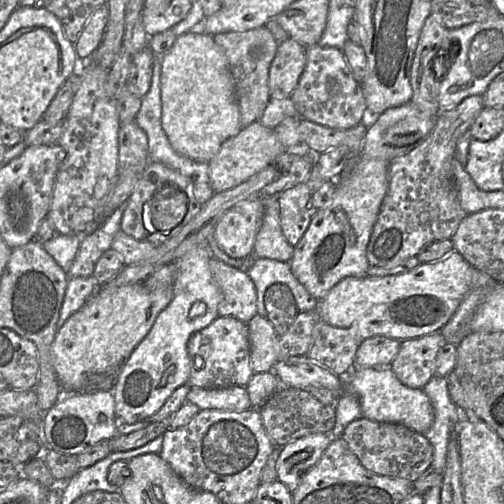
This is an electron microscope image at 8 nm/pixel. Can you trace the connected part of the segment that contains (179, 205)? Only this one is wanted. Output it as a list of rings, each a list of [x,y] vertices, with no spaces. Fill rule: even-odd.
[[[173,184],[158,188],[152,199],[150,219],[156,232],[174,229],[185,217],[188,208],[186,194]]]

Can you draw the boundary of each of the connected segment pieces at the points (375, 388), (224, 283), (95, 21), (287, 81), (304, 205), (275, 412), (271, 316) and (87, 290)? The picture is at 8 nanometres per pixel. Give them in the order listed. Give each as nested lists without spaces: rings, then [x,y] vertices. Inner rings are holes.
[[[390,367],[354,368],[350,373],[350,386],[357,396],[362,418],[400,424],[420,434],[425,434],[433,424],[434,409],[422,389],[412,389],[402,384]]]
[[[215,257],[209,262],[212,277],[221,290],[220,317],[230,316],[245,324],[257,314],[257,294],[247,271],[227,265]]]
[[[104,4],[98,7],[84,26],[75,43],[77,57],[87,61],[101,43],[108,25],[108,8]]]
[[[292,38],[279,43],[269,69],[270,98],[289,97],[306,65],[306,47]]]
[[[302,182],[285,189],[277,197],[282,233],[294,247],[318,211],[313,205],[312,194],[313,192]]]
[[[280,388],[258,411],[268,436],[280,448],[303,436],[316,433],[330,435],[336,420],[335,404],[325,405],[305,389]]]
[[[275,283],[264,294],[267,319],[278,337],[285,334],[295,320],[297,307],[290,288],[286,284]]]
[[[93,276],[68,279],[68,285],[56,325],[58,330],[72,314],[83,307],[97,289],[98,285]]]

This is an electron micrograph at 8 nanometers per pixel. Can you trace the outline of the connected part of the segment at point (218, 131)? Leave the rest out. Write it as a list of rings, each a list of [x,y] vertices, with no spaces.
[[[187,32],[177,36],[171,48],[159,55],[163,130],[175,152],[209,163],[221,145],[243,128],[225,52],[213,36]]]

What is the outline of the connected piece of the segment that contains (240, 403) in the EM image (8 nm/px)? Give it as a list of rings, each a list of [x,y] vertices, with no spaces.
[[[189,386],[187,401],[196,404],[200,410],[245,411],[252,408],[245,386],[211,389]]]

